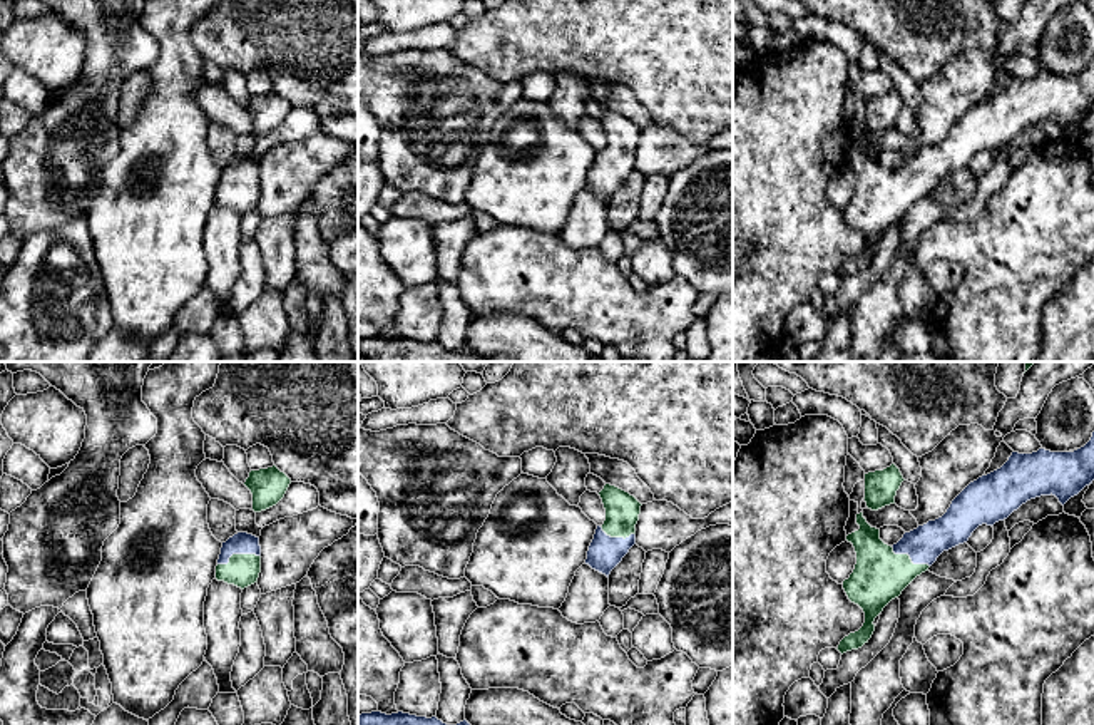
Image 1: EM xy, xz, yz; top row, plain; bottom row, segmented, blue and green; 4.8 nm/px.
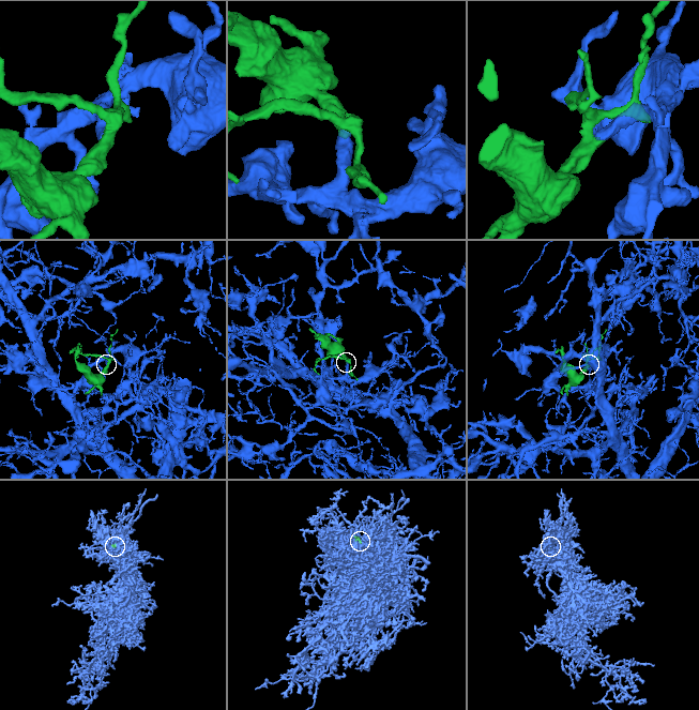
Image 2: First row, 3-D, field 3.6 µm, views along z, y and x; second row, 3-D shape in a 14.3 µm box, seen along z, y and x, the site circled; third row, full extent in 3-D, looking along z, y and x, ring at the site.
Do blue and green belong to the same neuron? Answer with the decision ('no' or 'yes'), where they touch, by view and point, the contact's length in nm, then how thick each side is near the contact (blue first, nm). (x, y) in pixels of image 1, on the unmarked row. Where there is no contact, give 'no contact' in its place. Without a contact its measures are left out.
yes; meets blue in xy at (238, 178); contact 220 nm long; 110 nm thick on the blue side, 160 nm on the other

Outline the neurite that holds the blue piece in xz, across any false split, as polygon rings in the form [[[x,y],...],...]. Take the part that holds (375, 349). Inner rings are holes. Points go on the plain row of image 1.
[[[361,338],[358,350],[370,362],[490,362],[472,352],[467,345],[457,350],[447,350],[437,342],[417,342],[410,338]]]

